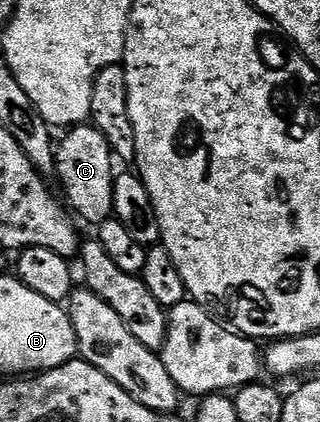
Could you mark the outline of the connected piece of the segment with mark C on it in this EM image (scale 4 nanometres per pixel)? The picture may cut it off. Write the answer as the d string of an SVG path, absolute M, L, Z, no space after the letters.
M74 126L62 136L65 137L62 140L60 137L55 148L55 176L61 179L61 188L65 191L64 203L78 221L86 220L90 226L99 225L113 216L115 157L109 150L109 143L95 127Z

